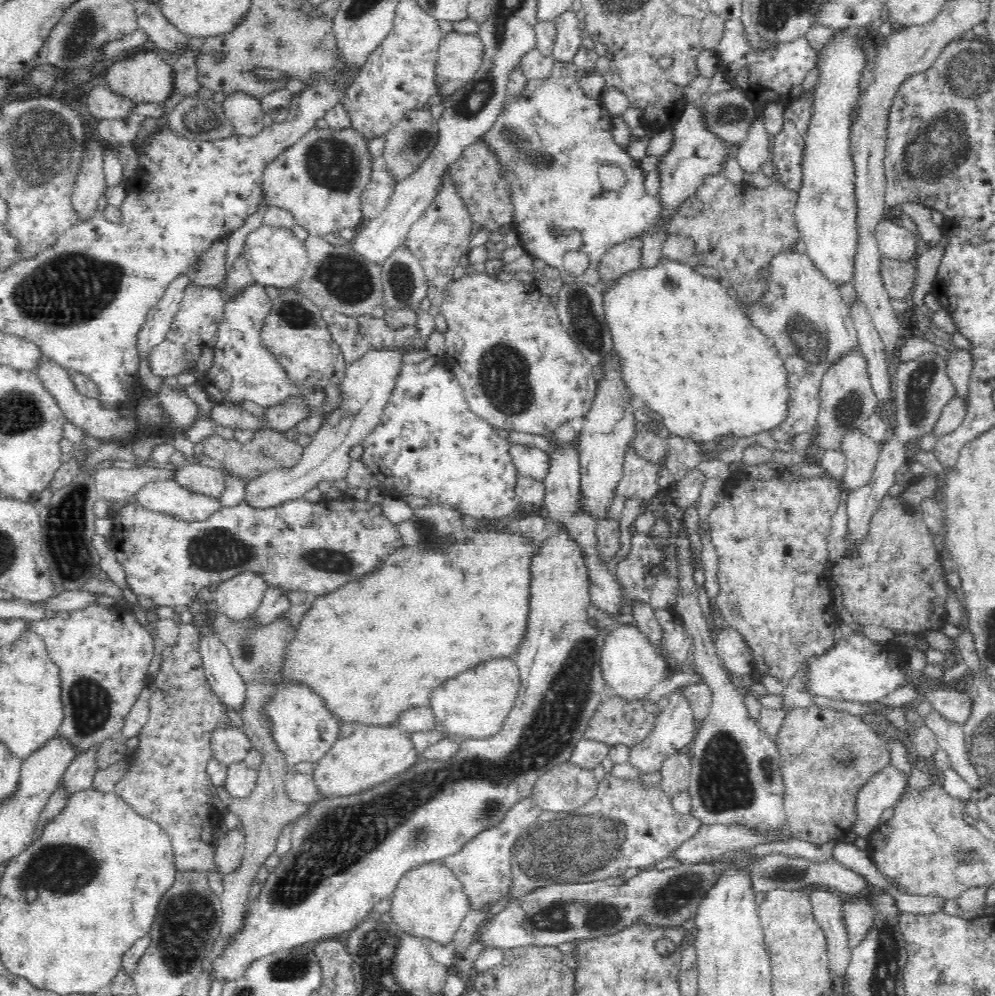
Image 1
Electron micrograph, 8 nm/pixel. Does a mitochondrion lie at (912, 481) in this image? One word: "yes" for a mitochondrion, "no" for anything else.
no

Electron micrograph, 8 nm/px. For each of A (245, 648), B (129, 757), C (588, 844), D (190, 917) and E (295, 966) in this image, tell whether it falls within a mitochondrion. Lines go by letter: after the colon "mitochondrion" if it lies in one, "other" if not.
A: mitochondrion
B: other
C: mitochondrion
D: mitochondrion
E: mitochondrion

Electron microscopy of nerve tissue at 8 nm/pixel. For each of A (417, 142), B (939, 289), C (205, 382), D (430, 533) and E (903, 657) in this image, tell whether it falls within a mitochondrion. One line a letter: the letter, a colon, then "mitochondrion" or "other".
A: mitochondrion
B: other
C: other
D: mitochondrion
E: other

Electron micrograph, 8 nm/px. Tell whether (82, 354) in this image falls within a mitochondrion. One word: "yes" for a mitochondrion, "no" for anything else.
no

